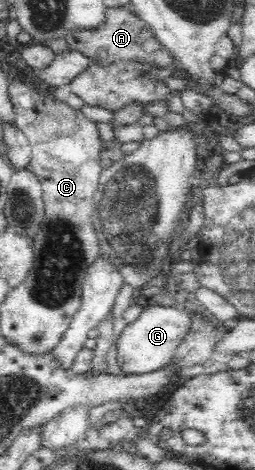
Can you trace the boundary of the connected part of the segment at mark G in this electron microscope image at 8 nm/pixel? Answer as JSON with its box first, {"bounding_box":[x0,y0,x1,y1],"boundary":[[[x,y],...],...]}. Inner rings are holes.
{"bounding_box":[114,304,190,374],"boundary":[[[161,304],[147,305],[133,322],[126,324],[114,343],[119,370],[127,374],[141,374],[166,365],[176,356],[189,325],[190,315],[183,306],[175,309]]]}

